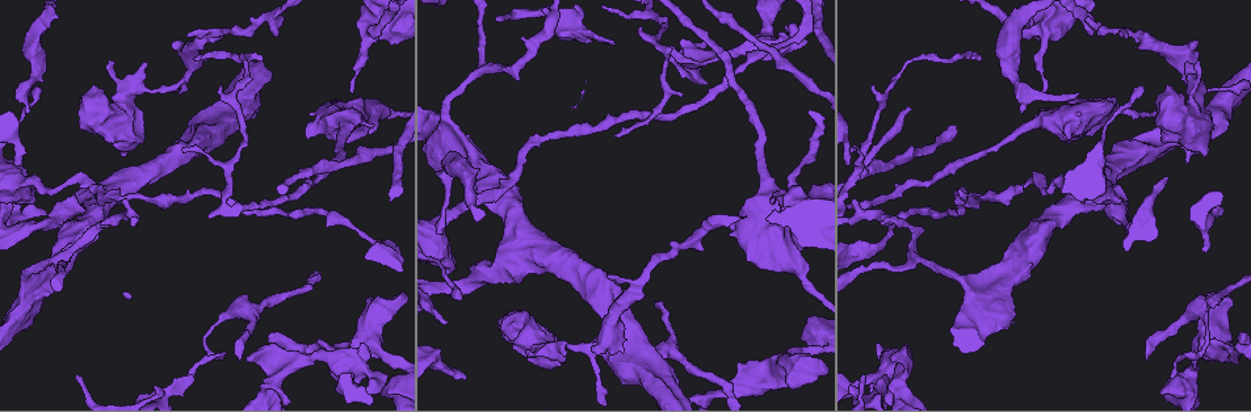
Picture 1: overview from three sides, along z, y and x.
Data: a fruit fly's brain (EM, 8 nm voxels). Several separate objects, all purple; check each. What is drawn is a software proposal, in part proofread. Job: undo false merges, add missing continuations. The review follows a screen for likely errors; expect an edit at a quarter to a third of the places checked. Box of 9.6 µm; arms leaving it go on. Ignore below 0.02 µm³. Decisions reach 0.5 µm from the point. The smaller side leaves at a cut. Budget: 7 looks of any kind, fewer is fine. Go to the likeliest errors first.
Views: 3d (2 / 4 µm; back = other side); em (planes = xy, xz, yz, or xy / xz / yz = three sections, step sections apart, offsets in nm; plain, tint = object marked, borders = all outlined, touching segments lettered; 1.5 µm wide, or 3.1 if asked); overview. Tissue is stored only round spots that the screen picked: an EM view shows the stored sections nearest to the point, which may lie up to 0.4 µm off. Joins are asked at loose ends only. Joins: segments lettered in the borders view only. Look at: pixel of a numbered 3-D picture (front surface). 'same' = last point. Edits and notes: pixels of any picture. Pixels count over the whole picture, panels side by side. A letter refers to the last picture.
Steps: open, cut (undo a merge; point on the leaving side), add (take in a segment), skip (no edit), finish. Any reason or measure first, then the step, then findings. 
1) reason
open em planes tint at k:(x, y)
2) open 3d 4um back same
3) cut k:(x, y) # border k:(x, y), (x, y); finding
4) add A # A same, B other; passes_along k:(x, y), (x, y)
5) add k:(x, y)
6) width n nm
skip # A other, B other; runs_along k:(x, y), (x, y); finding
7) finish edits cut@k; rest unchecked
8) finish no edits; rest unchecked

free end
open em planes borders at 1:(191, 377)

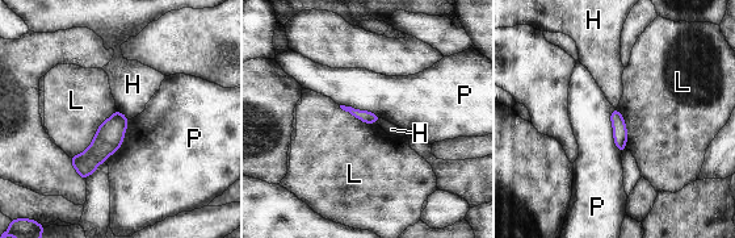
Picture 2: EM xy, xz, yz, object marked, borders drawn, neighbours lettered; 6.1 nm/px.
skip # H other, L other, P other; border 2:(117, 109), (70, 157); none of them fits

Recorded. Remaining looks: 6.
open 3d 2um at 1:(1185, 62)

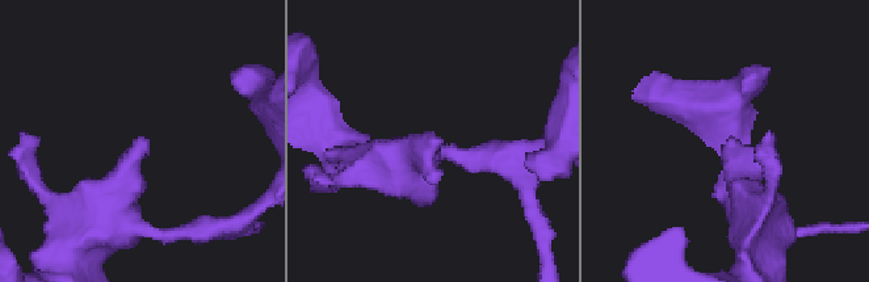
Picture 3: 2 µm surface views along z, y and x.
open em planes borders at 3:(144, 139)

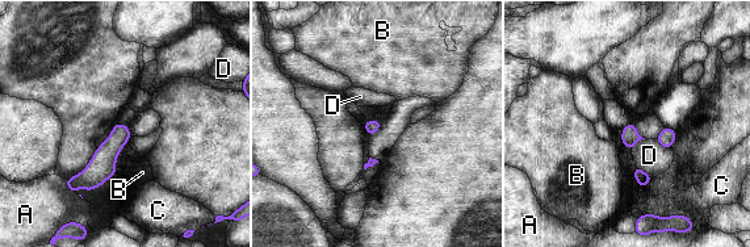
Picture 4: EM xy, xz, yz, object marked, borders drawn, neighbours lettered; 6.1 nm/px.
skip # A other, B other, C other, D other; no lettered segment goes on from it

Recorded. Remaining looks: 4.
thin end
open em planes borders at 1:(194, 61)

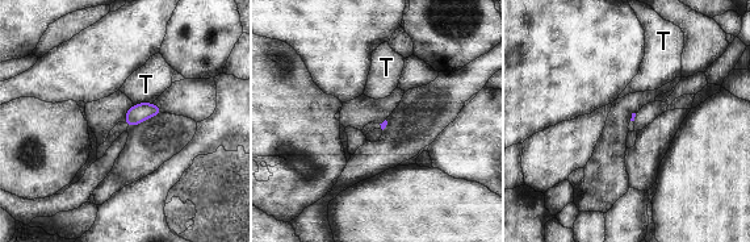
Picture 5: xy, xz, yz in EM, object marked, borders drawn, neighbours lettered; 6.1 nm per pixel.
skip # T other; border 5:(151, 101), (139, 101), (134, 105); none of them fits

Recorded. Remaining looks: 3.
finish no edits; rest unchecked

